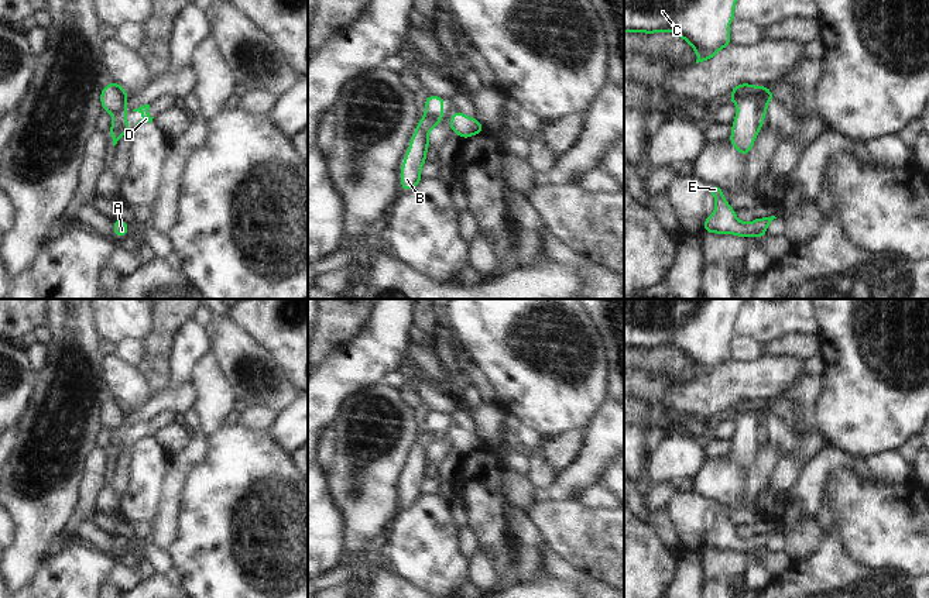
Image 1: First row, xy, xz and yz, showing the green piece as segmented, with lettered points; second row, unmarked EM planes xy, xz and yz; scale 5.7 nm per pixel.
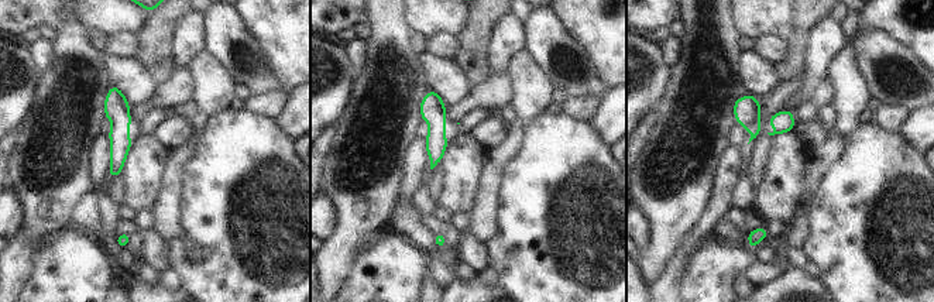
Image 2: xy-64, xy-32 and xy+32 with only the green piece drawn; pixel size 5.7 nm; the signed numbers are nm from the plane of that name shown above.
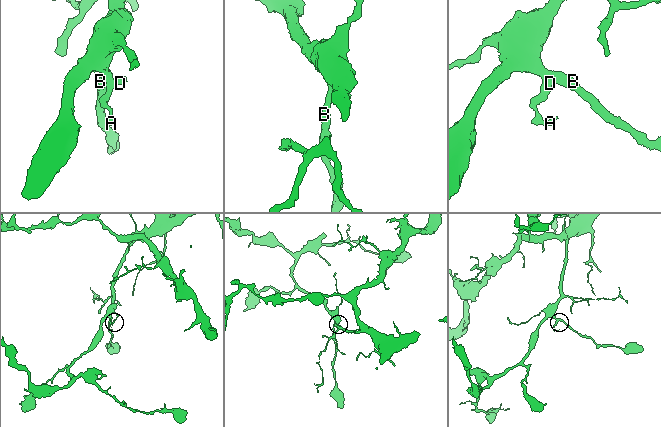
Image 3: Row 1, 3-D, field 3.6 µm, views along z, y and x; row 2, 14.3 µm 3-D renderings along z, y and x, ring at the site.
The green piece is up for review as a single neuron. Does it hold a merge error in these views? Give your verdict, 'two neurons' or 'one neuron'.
one neuron

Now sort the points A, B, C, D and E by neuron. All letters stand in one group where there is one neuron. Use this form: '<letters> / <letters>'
A B C D E

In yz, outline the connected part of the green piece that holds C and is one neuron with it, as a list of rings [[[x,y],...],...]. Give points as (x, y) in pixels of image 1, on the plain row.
[[[624,299],[624,348],[675,348],[697,370],[696,379],[712,375],[731,360],[729,341],[745,299]]]

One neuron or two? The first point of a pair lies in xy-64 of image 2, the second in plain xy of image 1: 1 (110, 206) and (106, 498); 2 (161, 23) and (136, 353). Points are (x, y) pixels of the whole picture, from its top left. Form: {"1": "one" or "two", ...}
{"1": "one", "2": "two"}

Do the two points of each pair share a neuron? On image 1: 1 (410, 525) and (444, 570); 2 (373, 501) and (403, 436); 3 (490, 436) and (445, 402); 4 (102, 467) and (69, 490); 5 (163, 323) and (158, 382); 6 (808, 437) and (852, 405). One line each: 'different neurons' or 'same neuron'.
1: same neuron
2: same neuron
3: different neurons
4: different neurons
5: same neuron
6: different neurons

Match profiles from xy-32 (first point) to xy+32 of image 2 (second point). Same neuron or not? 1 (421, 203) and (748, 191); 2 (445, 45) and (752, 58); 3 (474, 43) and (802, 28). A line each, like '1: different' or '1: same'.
1: same
2: different
3: same

